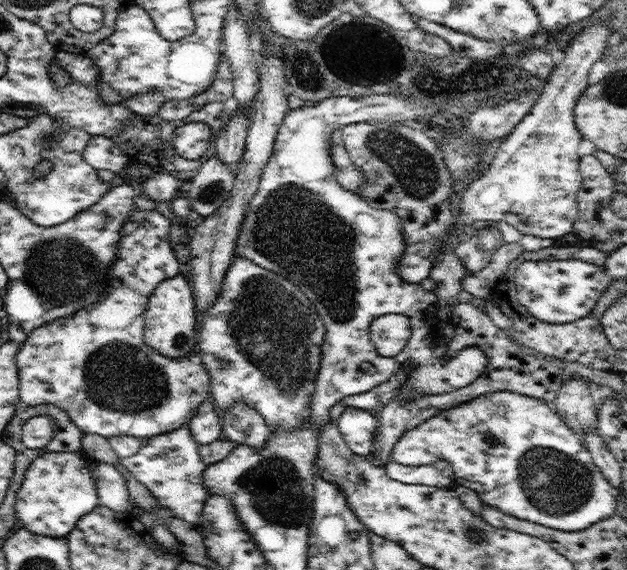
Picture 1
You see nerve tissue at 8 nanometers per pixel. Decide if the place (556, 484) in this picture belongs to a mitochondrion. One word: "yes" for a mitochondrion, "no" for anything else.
yes

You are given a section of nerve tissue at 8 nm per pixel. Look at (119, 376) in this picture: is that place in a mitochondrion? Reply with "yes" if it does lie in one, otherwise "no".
yes

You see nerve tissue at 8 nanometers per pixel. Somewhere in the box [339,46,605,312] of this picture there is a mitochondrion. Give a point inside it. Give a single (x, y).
(411, 166)

